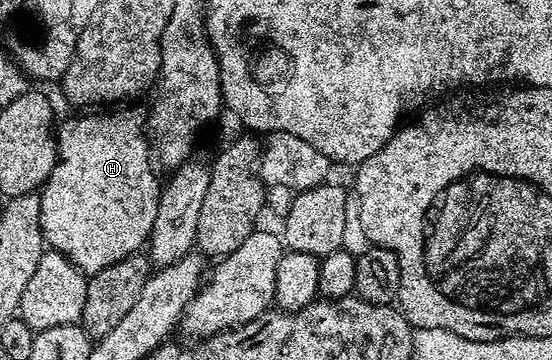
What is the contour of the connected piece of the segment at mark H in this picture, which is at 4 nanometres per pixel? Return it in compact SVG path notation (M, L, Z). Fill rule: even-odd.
M111 108L108 114L99 114L103 112L83 112L80 118L71 118L67 123L60 125L57 130L57 141L59 151L53 164L53 172L47 177L38 191L41 200L41 232L43 233L44 243L50 249L63 254L77 269L82 270L84 274L90 276L101 272L101 268L109 268L109 264L117 264L117 260L125 260L125 256L138 254L144 249L148 241L153 222L156 219L158 202L161 191L161 180L155 175L156 167L153 165L153 147L149 141L148 131L145 129L145 118L139 114L134 114L127 108Z

